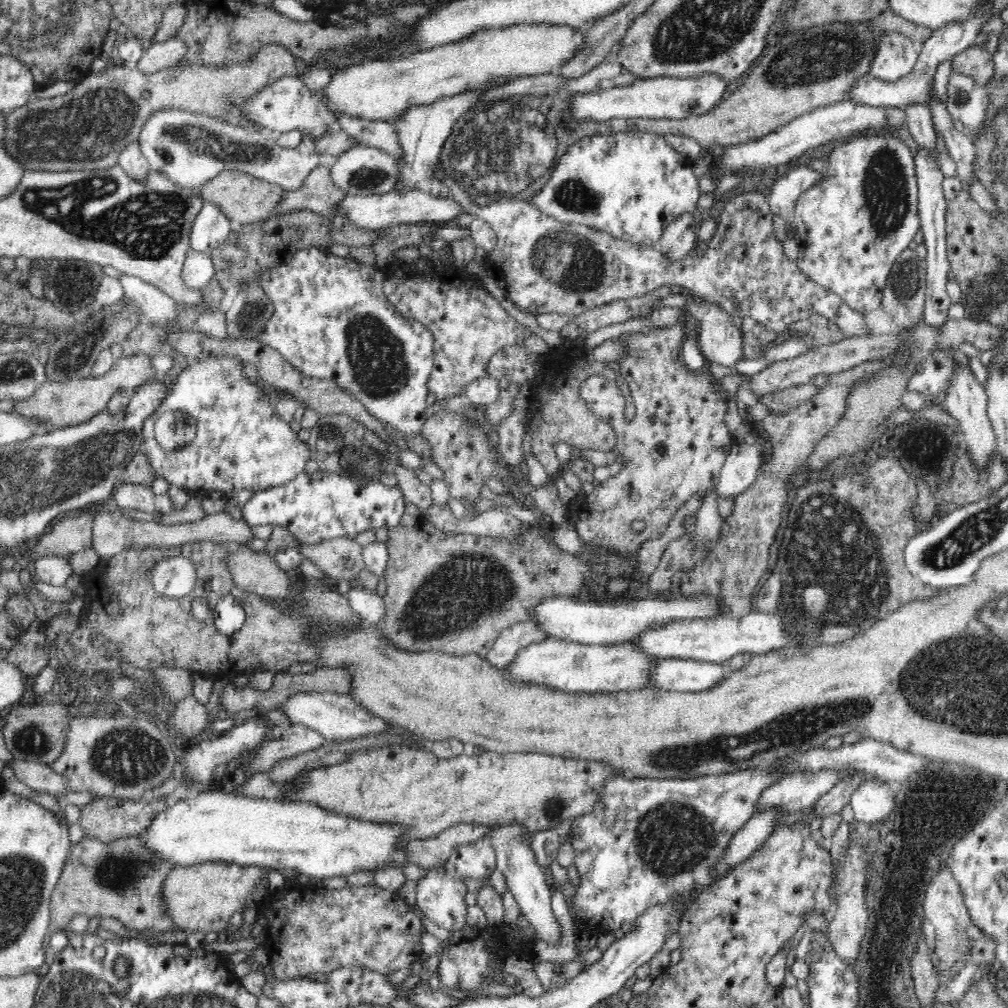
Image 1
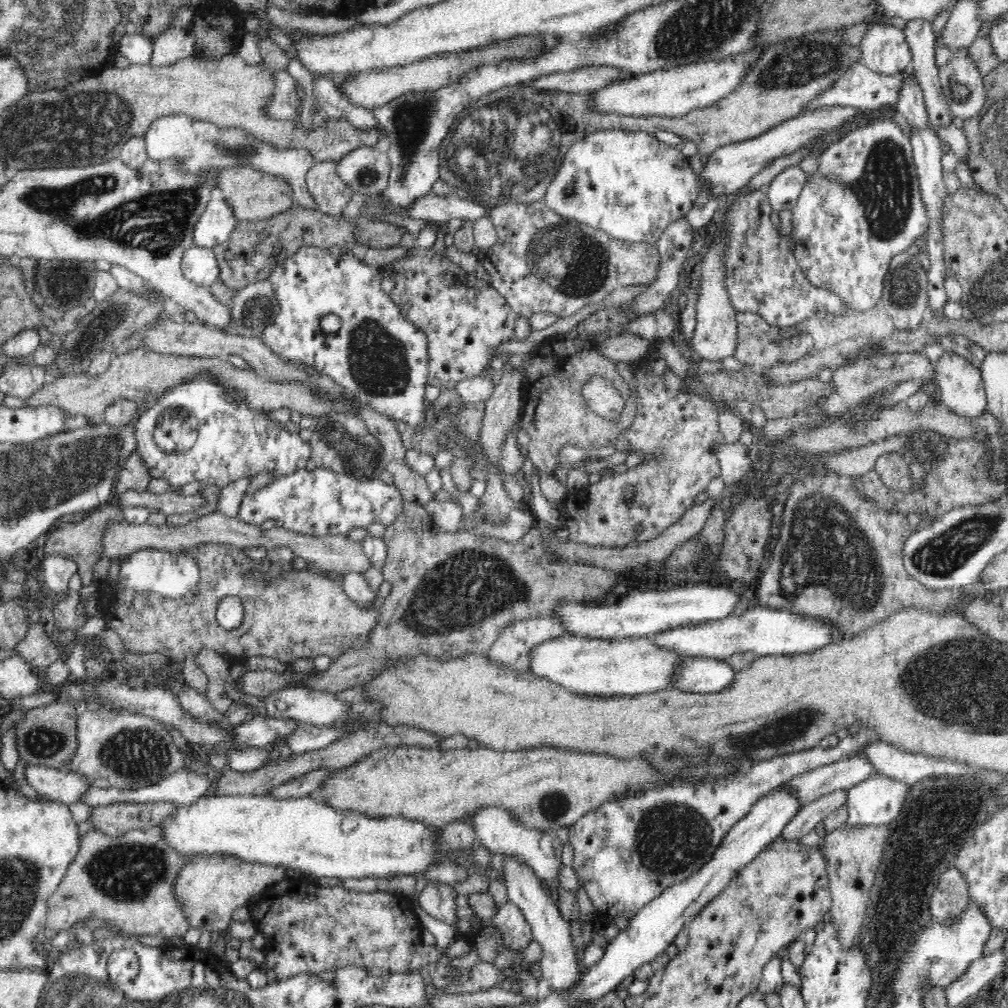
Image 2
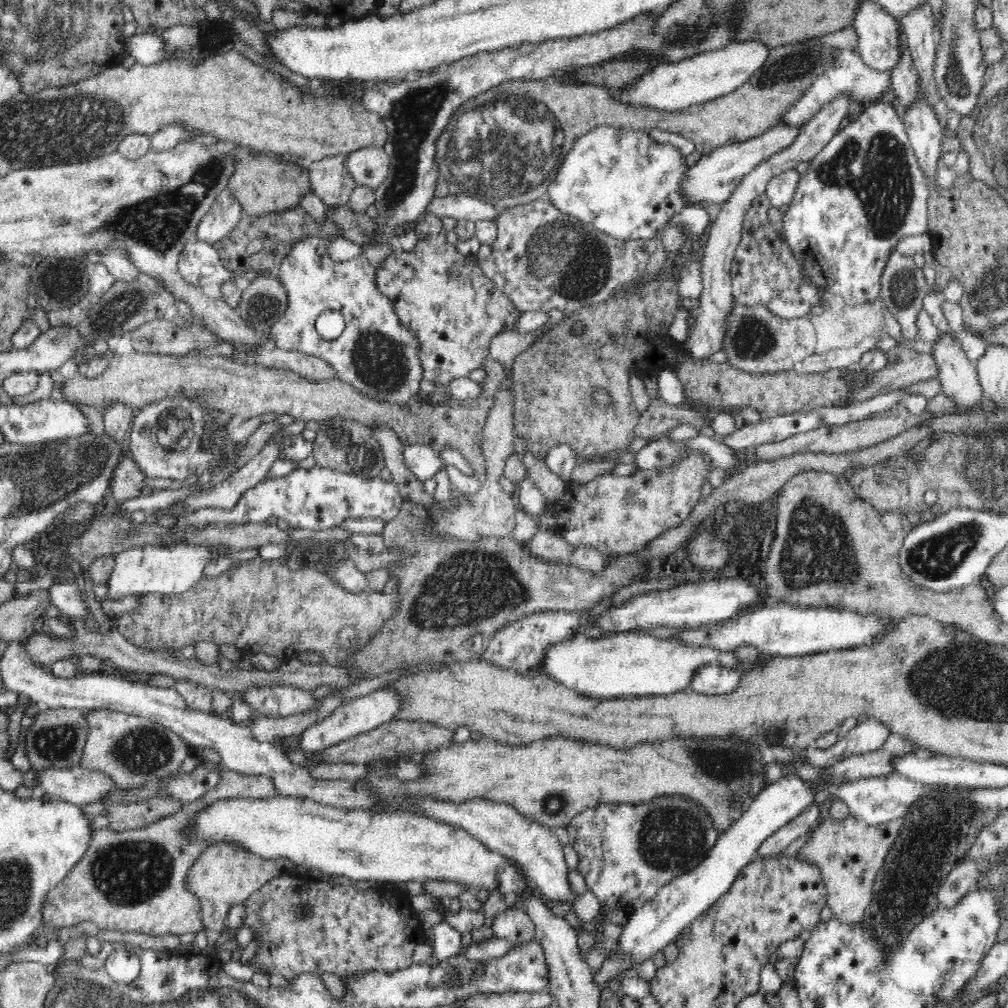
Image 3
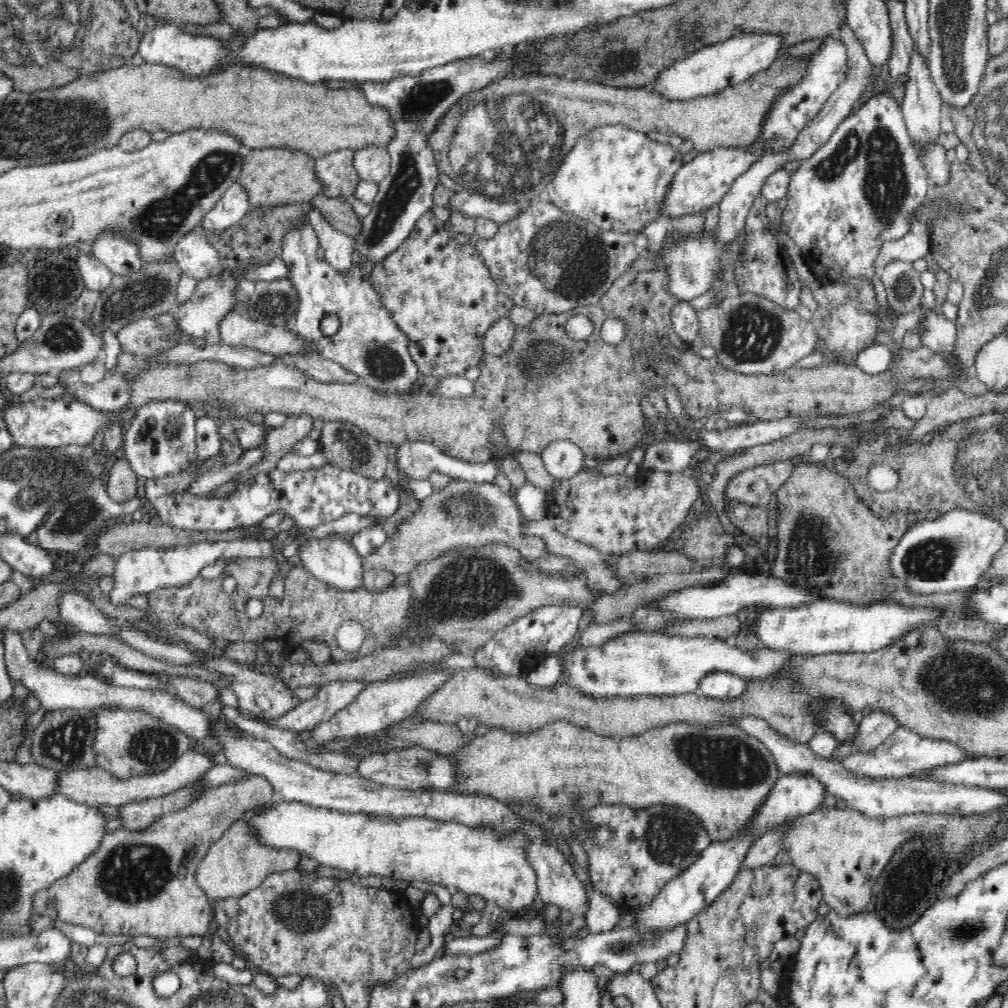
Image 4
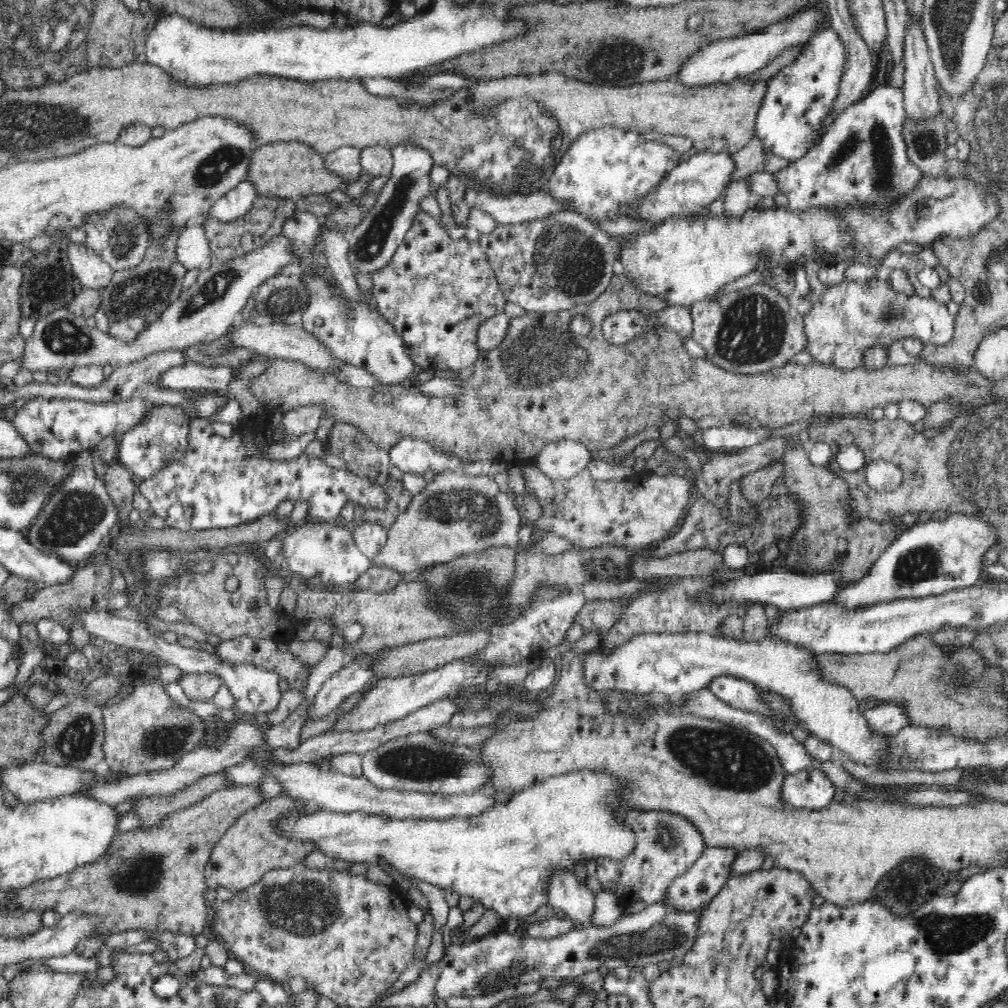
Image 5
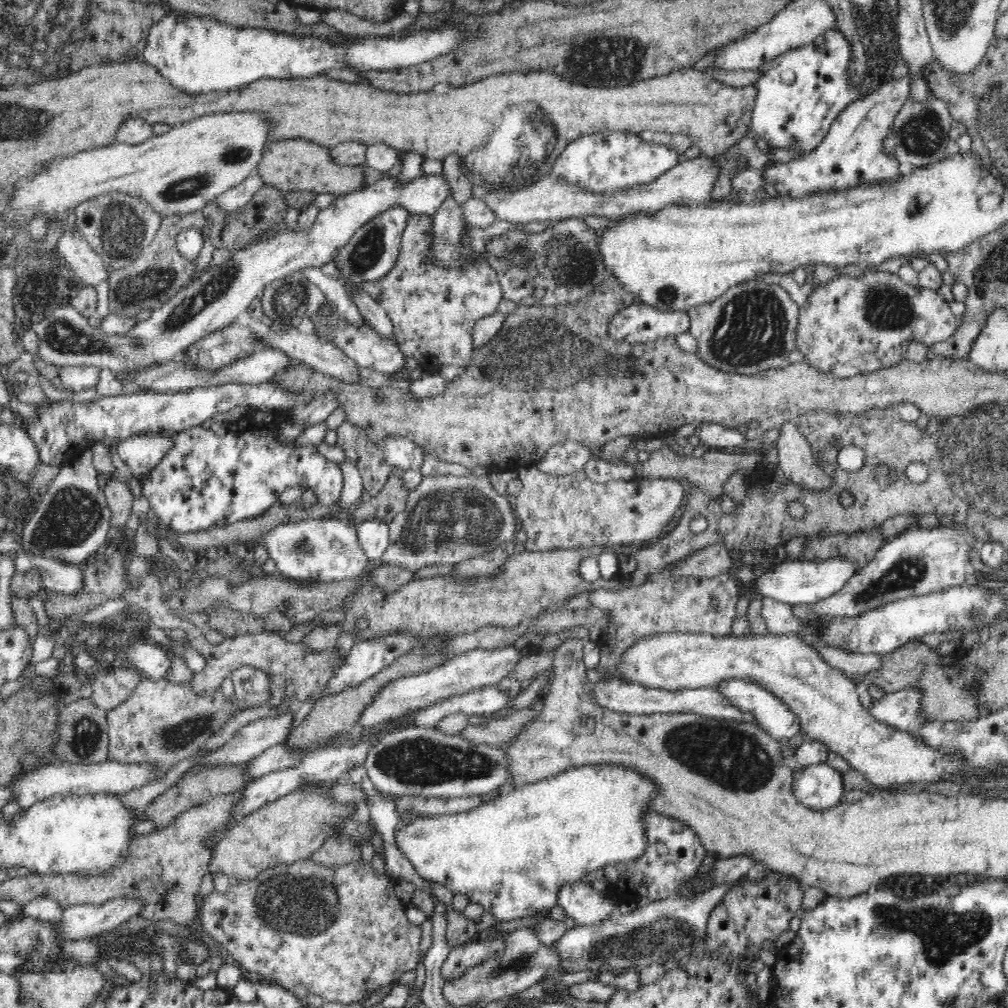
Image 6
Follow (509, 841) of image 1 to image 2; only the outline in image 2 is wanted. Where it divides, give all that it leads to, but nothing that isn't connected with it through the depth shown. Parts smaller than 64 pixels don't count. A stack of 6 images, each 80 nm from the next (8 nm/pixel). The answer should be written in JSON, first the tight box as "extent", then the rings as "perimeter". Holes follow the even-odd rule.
{"extent":[500,855,584,992],"perimeter":[[[504,855],[500,858],[507,877],[507,896],[522,911],[523,916],[531,926],[533,940],[540,944],[543,950],[541,957],[540,974],[548,981],[554,992],[564,992],[564,990],[576,990],[582,982],[584,969],[580,973],[578,969],[579,961],[576,958],[576,949],[572,947],[572,936],[570,935],[570,923],[565,921],[557,903],[552,901],[548,890],[532,868],[526,866],[524,861],[516,860],[516,857]]]}

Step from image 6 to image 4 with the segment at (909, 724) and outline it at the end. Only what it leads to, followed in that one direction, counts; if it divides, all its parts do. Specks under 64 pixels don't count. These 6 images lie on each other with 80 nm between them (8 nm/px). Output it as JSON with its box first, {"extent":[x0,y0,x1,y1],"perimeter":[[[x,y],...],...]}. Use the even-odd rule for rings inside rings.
{"extent":[837,712,897,754],"perimeter":[[[871,712],[863,716],[860,723],[860,736],[850,746],[838,747],[837,754],[873,751],[880,743],[884,742],[896,729],[897,722],[886,713]]]}

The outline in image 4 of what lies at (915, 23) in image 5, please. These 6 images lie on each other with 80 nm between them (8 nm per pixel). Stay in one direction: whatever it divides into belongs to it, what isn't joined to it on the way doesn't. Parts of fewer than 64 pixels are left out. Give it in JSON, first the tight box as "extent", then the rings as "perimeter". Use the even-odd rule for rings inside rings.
{"extent":[902,46,944,142],"perimeter":[[[915,46],[910,54],[908,70],[904,102],[902,102],[902,113],[905,117],[907,132],[912,136],[912,140],[917,140],[917,142],[936,141],[941,134],[941,110],[944,103],[932,81],[928,61],[921,57]]]}

